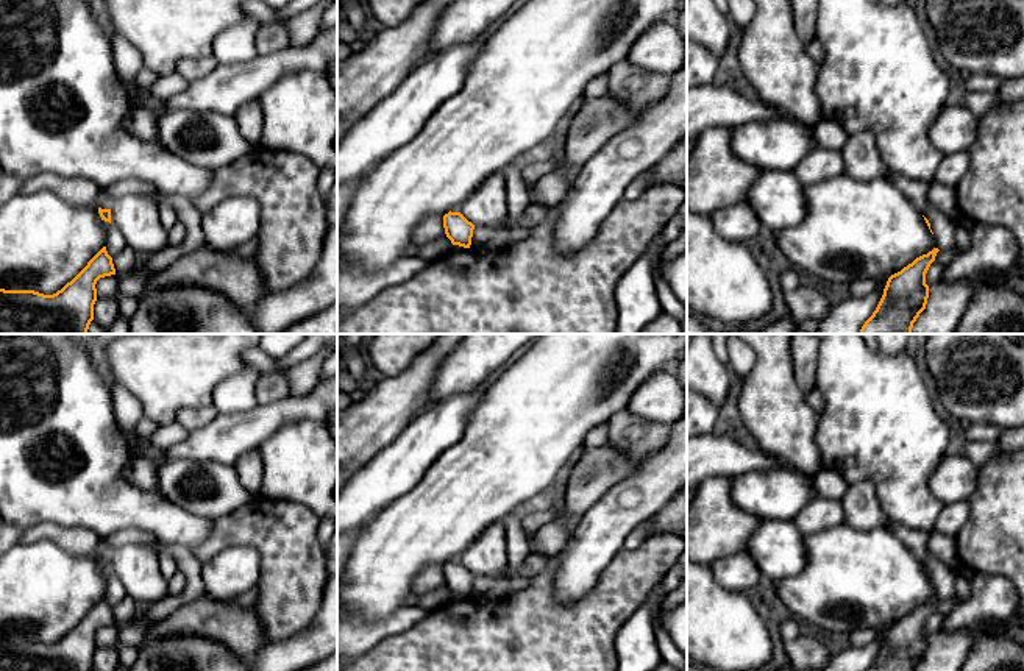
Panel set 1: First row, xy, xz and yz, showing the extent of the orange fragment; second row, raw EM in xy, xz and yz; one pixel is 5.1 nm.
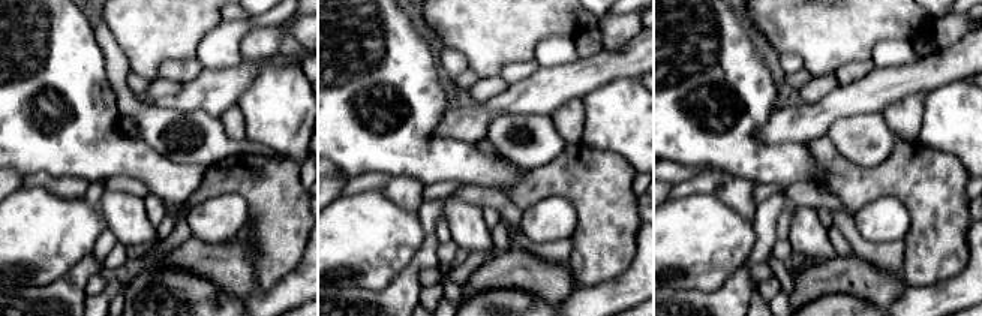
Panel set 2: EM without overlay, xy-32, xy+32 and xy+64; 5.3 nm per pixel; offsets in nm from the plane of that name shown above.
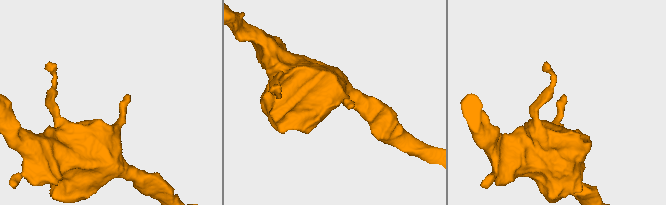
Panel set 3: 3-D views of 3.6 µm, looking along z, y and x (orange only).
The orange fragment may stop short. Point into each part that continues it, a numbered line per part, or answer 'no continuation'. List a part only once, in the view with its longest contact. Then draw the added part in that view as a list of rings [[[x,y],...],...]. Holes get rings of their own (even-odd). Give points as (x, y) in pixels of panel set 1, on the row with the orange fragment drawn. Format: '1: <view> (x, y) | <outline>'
no continuation

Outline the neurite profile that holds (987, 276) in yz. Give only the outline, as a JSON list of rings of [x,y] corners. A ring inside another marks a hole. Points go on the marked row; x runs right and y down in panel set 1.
[[[1015,261],[1008,267],[1002,270],[982,268],[972,273],[968,281],[977,290],[980,287],[1004,287],[1004,284],[1010,279],[1022,279],[1024,278],[1024,264]]]

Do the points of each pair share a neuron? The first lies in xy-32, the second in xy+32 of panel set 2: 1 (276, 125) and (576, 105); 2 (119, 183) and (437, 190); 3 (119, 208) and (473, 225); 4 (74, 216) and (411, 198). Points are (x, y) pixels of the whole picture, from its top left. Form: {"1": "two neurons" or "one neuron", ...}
{"1": "two neurons", "2": "one neuron", "3": "one neuron", "4": "two neurons"}

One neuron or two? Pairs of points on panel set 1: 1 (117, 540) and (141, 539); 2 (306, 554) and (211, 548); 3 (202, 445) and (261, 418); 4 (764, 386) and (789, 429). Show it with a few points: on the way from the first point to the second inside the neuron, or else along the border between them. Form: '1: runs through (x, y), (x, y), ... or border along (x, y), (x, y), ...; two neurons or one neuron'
1: runs through (124, 539), (135, 539); one neuron
2: runs through (283, 540), (278, 536), (234, 536); one neuron
3: runs through (216, 442), (247, 429); one neuron
4: runs through (770, 397), (779, 418); one neuron

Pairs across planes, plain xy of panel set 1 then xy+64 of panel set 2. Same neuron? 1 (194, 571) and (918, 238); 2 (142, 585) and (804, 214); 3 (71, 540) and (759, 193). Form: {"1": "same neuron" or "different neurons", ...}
{"1": "different neurons", "2": "same neuron", "3": "different neurons"}

